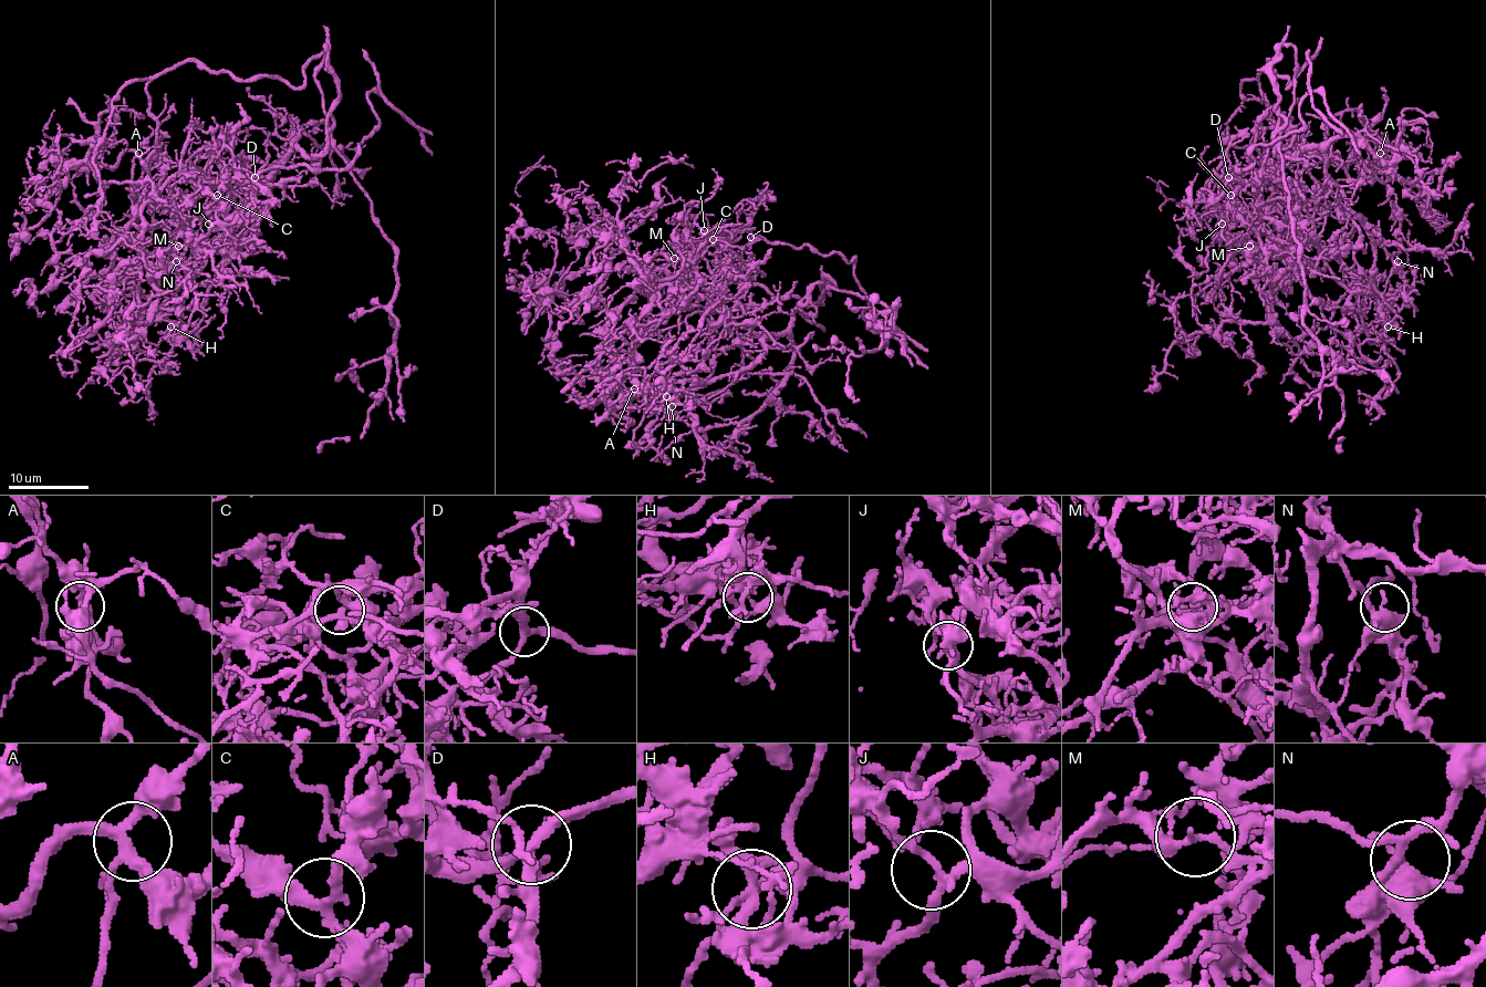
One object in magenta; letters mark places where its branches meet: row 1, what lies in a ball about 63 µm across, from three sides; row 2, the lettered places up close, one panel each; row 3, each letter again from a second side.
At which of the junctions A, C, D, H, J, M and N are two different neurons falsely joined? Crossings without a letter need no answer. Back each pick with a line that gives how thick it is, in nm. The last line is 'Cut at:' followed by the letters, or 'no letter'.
H: Thickness 280 nm
M: Thickness 190 nm
Cut at: H, M

